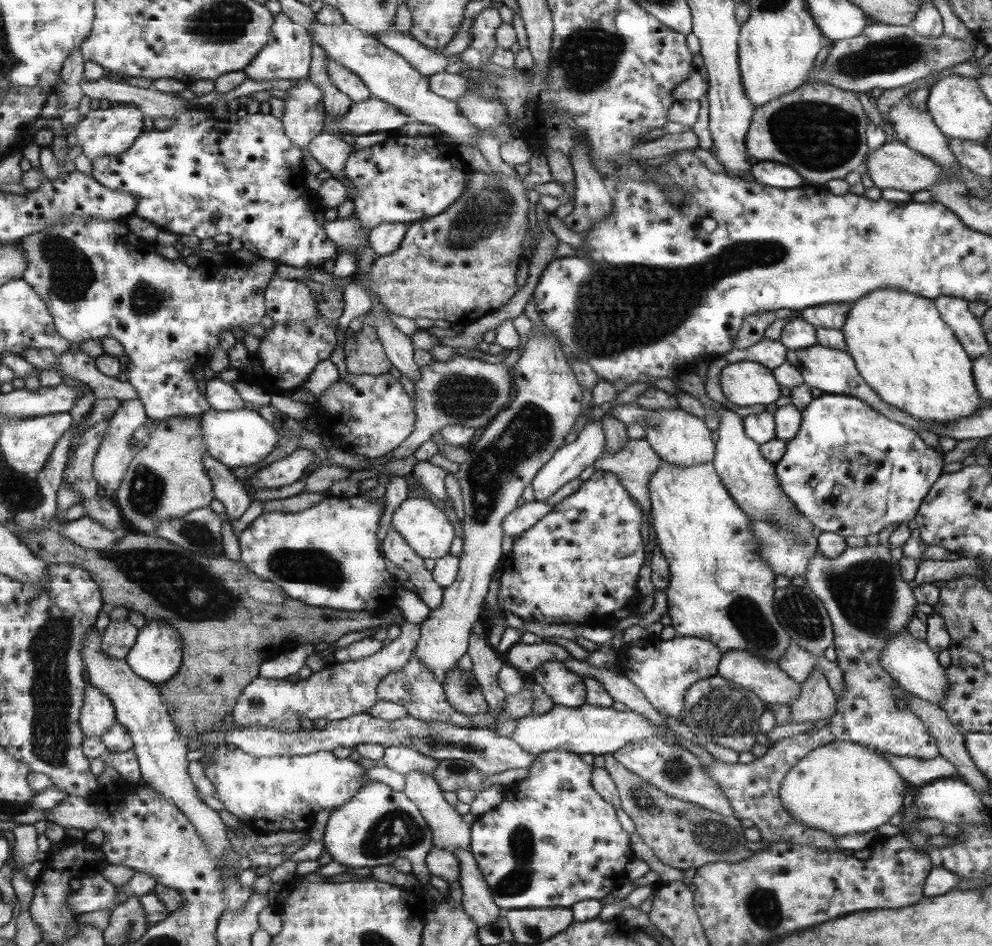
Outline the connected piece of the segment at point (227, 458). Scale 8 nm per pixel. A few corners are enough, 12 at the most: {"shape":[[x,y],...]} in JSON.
{"shape":[[257,411],[200,416],[208,455],[228,469],[268,459],[280,442]]}

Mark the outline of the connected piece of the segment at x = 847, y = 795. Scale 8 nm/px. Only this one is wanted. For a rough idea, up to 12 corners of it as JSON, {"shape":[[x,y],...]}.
{"shape":[[836,740],[782,779],[782,806],[836,836],[898,815],[881,751]]}

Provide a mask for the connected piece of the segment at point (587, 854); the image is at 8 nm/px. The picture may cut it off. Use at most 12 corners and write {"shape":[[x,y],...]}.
{"shape":[[576,753],[471,825],[505,912],[572,908],[634,854]]}

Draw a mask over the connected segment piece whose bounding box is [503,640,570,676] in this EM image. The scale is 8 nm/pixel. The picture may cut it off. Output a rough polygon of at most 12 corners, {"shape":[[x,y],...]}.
{"shape":[[516,641],[503,658],[523,675],[570,653],[555,643]]}

